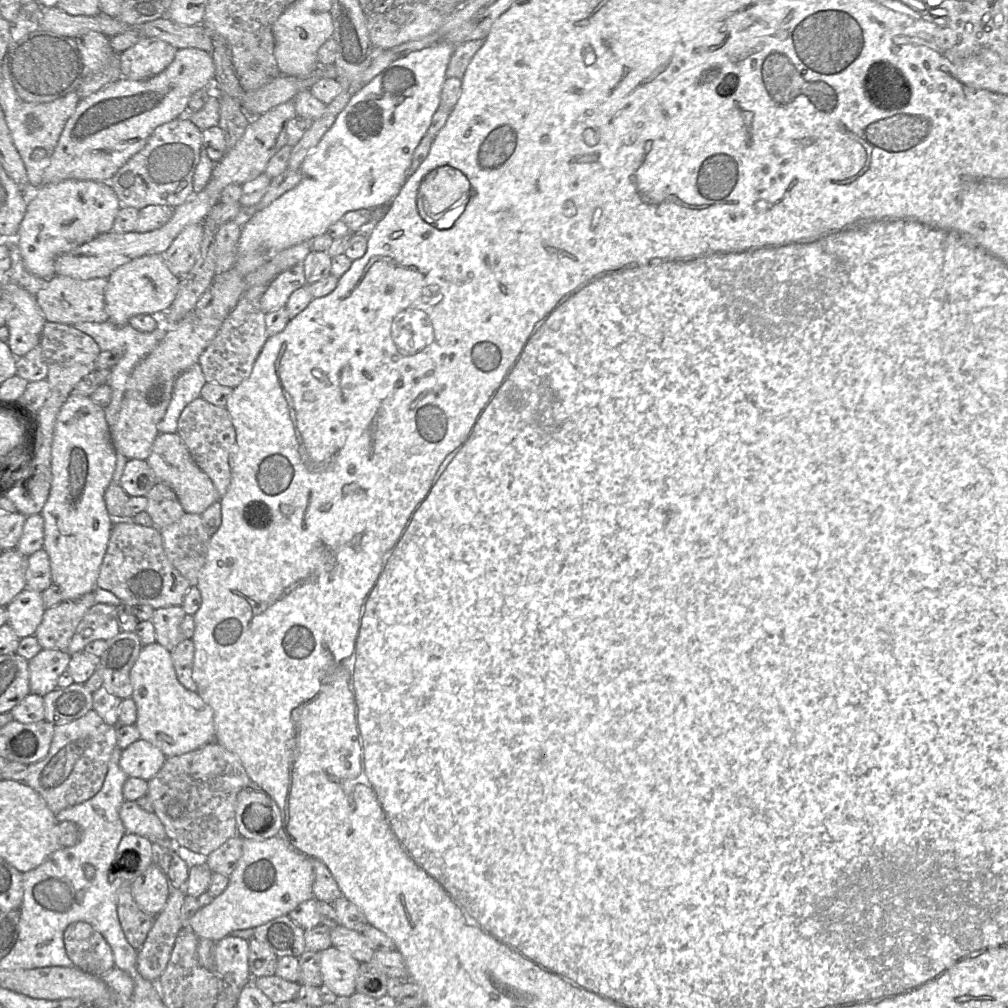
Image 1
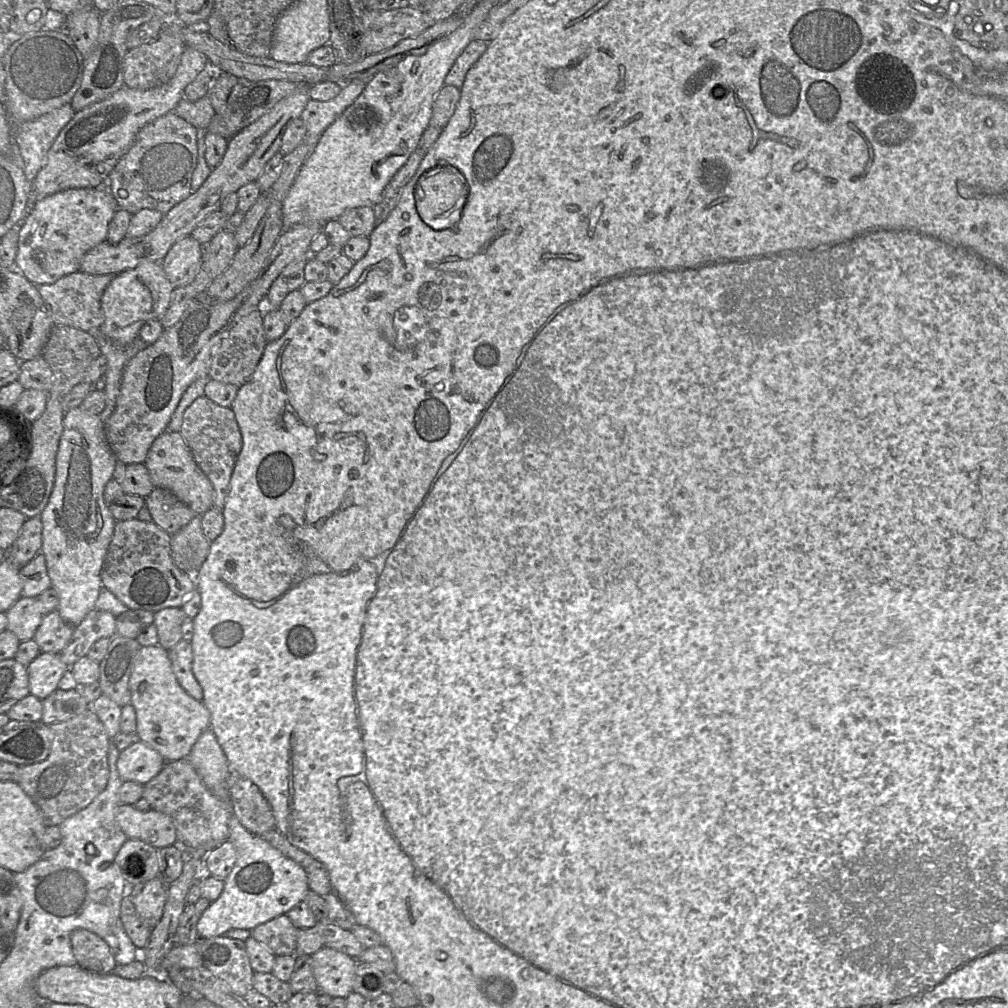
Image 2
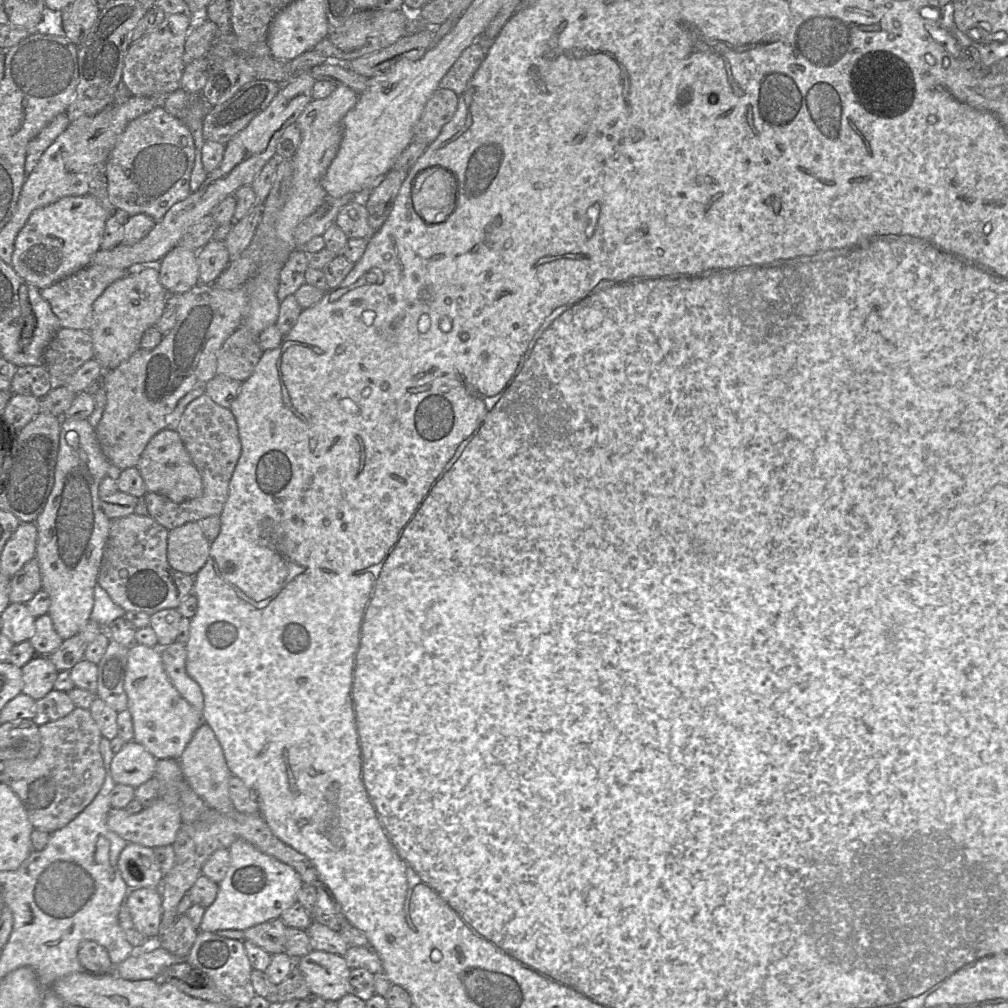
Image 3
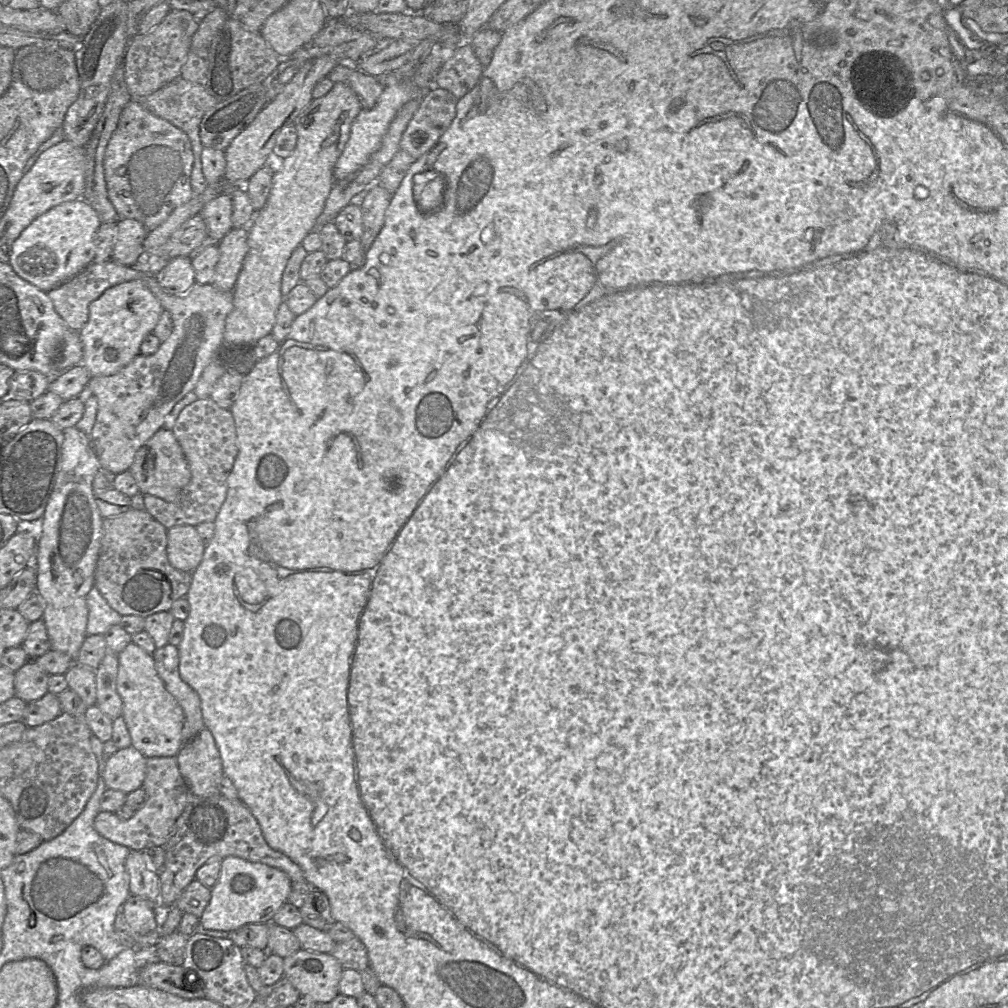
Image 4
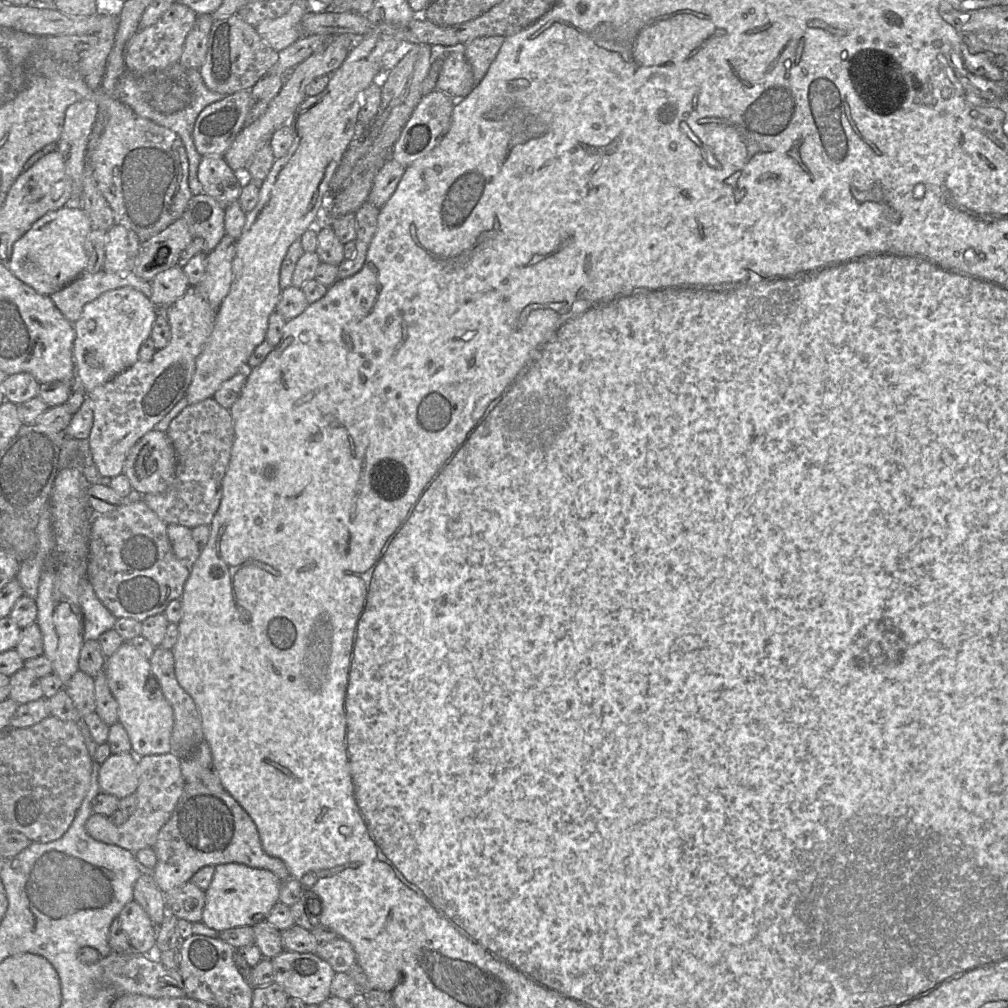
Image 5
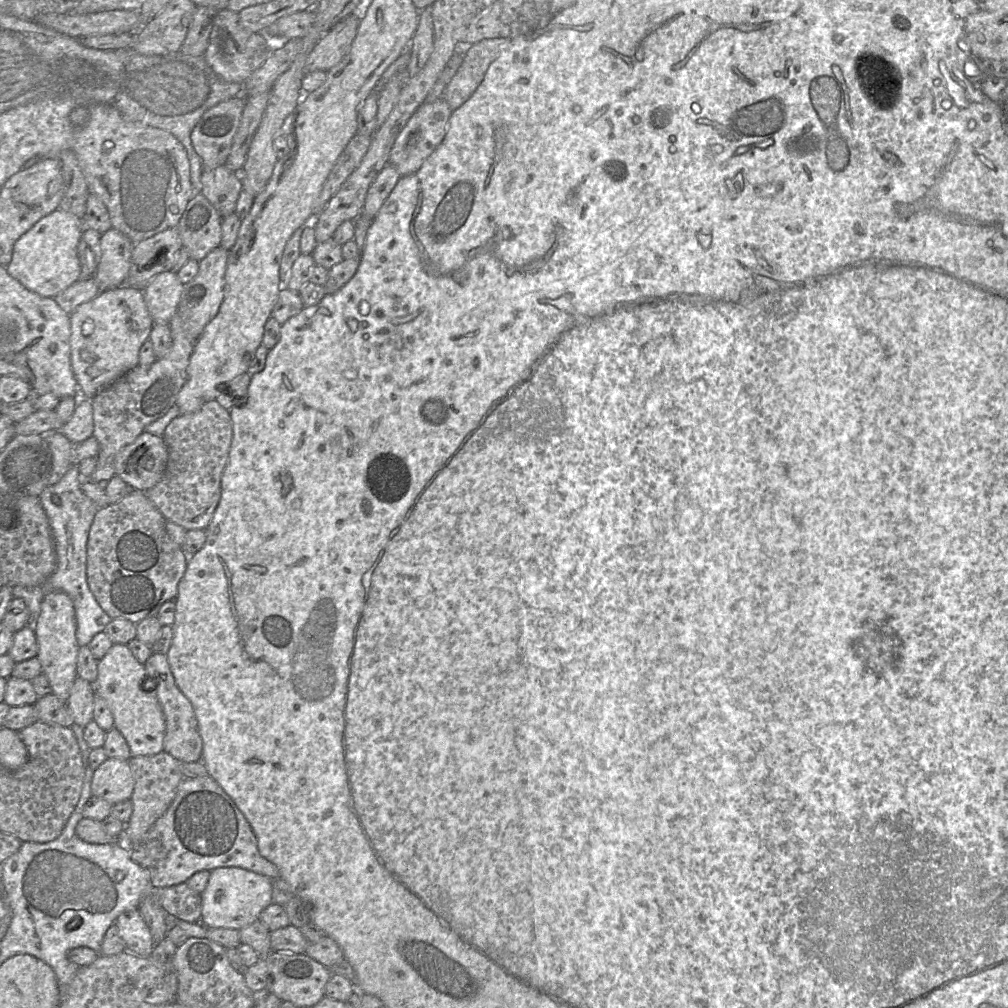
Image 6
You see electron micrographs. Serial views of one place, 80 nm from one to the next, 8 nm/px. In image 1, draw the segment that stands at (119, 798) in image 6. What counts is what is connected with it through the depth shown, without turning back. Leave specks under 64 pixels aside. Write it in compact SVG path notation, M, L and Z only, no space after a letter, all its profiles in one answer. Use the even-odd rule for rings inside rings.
M139 739L122 750L120 768L128 777L150 781L162 768L167 756L155 745Z

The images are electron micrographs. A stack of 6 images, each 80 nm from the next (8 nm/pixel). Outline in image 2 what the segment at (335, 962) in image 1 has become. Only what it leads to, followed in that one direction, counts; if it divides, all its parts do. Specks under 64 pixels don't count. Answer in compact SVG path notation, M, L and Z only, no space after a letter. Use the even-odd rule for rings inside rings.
M323 947L310 955L318 991L331 997L347 997L353 992L357 959L333 948Z

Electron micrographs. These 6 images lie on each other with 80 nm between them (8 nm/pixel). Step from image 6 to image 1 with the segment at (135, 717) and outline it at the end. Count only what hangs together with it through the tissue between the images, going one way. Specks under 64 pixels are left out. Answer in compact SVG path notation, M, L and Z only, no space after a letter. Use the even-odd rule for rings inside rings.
M155 642L143 646L130 672L133 688L132 698L137 708L136 726L141 739L158 747L167 757L178 756L196 750L215 740L214 712L197 692L185 688L178 680L172 654L164 646Z

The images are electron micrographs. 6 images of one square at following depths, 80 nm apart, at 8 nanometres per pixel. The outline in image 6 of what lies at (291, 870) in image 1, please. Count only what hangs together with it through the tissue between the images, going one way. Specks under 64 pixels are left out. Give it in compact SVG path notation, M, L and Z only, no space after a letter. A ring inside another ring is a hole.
M219 867L210 871L205 890L201 893L200 922L207 928L240 930L256 920L272 903L272 879L240 867Z

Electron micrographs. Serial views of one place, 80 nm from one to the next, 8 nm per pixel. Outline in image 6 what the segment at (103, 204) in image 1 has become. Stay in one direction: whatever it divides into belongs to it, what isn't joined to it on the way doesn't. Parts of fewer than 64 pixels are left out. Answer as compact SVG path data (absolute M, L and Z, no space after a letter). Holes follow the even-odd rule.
M55 210L40 219L14 244L8 274L28 290L43 297L55 297L78 281L80 262L77 248L84 230L83 221L70 212Z

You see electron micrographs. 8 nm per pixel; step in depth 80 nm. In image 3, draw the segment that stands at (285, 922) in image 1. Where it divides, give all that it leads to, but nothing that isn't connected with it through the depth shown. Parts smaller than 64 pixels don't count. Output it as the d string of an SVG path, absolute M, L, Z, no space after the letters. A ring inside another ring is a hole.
M280 918L244 930L245 940L251 941L270 955L285 953L287 926Z

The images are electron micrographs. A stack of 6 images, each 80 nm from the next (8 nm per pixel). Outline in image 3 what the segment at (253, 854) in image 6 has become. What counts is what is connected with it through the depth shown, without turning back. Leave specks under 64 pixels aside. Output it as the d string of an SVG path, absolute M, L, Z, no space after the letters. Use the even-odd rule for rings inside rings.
M208 808L197 821L182 823L172 844L175 852L175 863L173 868L163 875L161 886L162 919L157 938L160 938L177 920L178 904L193 886L199 875L202 874L202 867L210 856L218 849L229 849L231 844L238 839L251 843L262 853L293 867L304 884L320 885L314 864L304 854L277 838L260 813L245 814L233 810L228 814L222 814L213 808Z

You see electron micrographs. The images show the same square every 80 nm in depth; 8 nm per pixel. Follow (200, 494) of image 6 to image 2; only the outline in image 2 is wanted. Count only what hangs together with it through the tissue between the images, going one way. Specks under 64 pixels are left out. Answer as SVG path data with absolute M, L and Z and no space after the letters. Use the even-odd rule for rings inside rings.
M201 396L184 412L180 434L190 448L197 465L213 485L212 507L223 510L229 493L231 475L242 449L242 436L233 410ZM154 488L145 498L153 522L168 534L174 534L198 515L165 488Z

